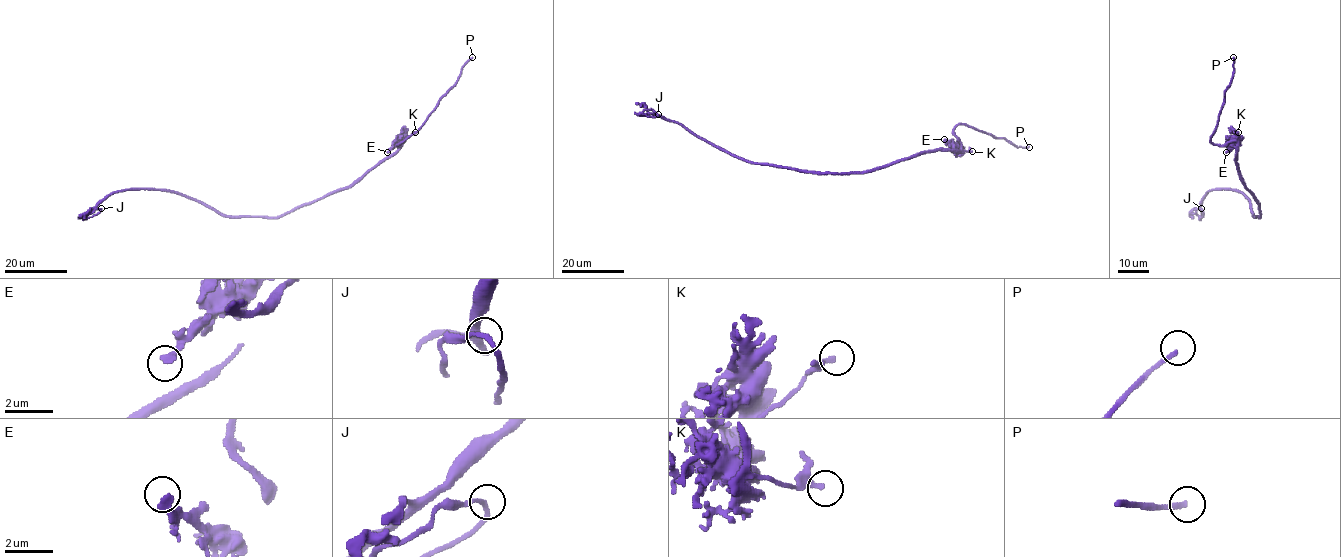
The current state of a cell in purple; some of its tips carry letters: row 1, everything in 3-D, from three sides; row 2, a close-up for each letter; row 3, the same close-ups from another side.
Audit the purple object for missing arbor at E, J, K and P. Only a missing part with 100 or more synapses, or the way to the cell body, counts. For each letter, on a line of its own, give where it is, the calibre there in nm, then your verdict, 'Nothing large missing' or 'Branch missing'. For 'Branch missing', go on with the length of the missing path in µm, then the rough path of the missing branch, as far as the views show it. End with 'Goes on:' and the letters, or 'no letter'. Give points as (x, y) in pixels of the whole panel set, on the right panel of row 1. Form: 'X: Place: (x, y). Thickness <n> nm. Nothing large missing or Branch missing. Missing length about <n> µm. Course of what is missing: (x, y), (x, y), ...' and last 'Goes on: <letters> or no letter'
E: Place: (1226, 152). Thickness 240 nm. Nothing large missing
J: Place: (1201, 208). Thickness 180 nm. Nothing large missing
K: Place: (1238, 132). Thickness 200 nm. Nothing large missing
P: Place: (1233, 57). Thickness 200 nm. Branch missing. Missing length about 40 µm
Goes on: P

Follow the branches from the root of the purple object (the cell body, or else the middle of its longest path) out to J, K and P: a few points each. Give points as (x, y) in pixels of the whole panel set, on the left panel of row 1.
J: (303, 204), (277, 217), (225, 216), (167, 190), (128, 189), (107, 195), (85, 216), (92, 217), (101, 208)
K: (303, 204), (311, 204), (350, 187), (390, 157), (415, 132)
P: (303, 204), (311, 204), (350, 187), (390, 157), (405, 140), (397, 145), (422, 125), (472, 57)

